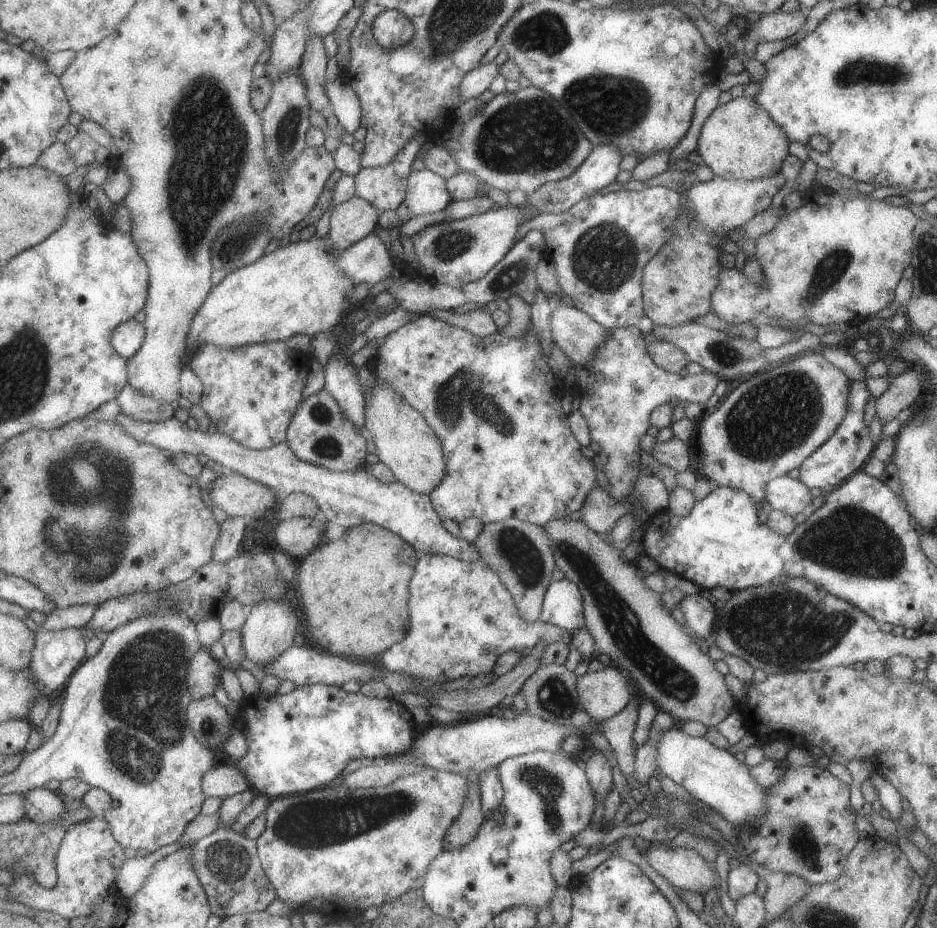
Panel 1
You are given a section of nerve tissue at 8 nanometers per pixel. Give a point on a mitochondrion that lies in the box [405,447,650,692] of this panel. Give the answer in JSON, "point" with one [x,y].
{"point":[524,558]}

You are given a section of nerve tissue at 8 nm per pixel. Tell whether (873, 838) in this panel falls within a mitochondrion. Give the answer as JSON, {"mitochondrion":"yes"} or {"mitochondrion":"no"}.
{"mitochondrion":"no"}

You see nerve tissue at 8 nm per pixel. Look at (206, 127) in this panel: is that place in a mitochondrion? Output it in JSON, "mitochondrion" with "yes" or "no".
{"mitochondrion":"yes"}

